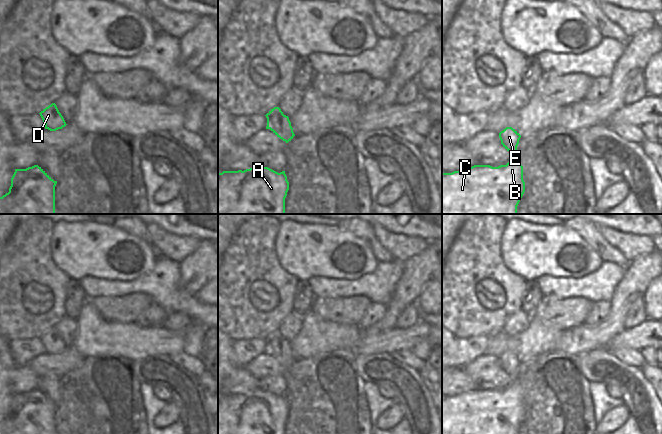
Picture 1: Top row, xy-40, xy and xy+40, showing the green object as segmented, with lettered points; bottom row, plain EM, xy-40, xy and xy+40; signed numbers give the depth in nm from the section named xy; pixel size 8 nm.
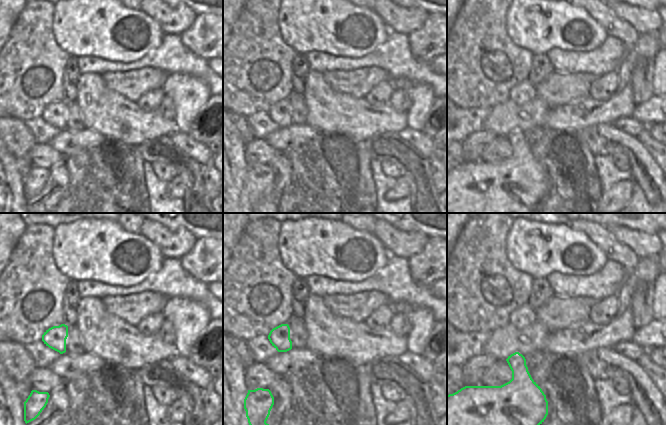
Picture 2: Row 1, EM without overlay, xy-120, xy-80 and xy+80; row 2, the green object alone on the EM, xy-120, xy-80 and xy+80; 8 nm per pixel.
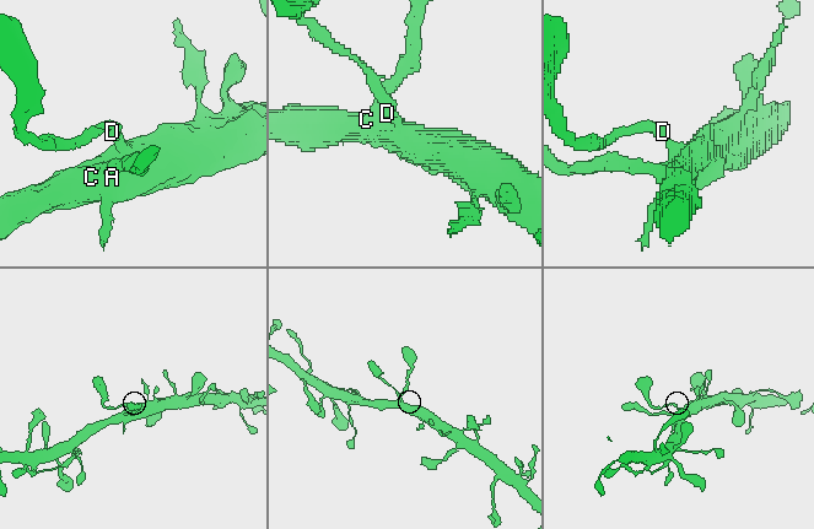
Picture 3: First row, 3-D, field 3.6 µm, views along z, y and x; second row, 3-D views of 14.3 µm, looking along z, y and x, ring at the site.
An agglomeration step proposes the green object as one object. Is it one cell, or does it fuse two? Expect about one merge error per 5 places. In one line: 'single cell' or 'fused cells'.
single cell

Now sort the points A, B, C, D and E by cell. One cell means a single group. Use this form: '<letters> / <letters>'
A B C D E

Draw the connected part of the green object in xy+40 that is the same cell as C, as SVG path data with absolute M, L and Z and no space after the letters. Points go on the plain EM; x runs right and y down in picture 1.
M506 351L499 357L499 362L503 371L511 378L511 384L498 391L474 389L452 397L442 397L442 434L517 434L525 416L523 390L515 380L521 359L512 351Z

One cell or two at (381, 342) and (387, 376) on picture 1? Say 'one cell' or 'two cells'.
two cells

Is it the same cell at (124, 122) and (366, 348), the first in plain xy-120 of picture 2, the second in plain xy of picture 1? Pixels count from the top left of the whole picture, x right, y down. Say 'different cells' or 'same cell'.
same cell

